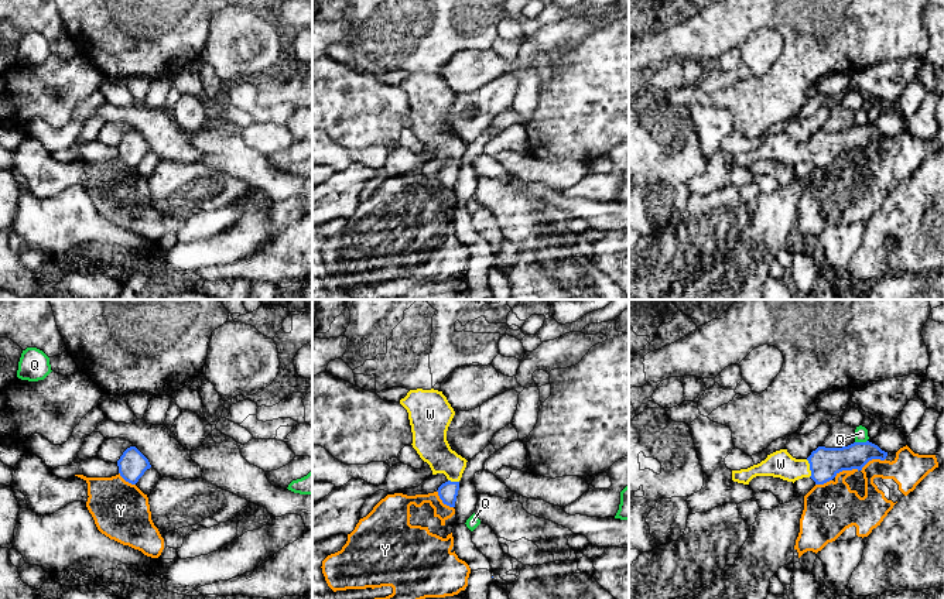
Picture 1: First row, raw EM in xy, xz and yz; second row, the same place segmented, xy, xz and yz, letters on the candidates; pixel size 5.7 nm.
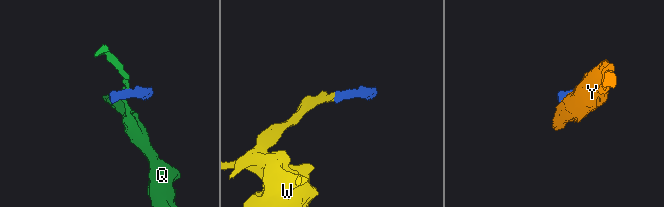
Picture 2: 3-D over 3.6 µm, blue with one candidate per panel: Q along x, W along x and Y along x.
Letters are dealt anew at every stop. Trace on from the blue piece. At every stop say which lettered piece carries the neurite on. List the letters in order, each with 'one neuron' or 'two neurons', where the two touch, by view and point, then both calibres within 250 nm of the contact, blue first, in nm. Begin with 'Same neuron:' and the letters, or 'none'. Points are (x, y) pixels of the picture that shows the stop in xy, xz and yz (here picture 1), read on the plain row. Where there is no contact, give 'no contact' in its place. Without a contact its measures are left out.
Same neuron: W
Q: two neurons | yz (861, 126) | 180/80 nm
W: one neuron | yz (810, 151) | 180/160 nm
Y: two neurons | yz (872, 141) | 160/200 nm

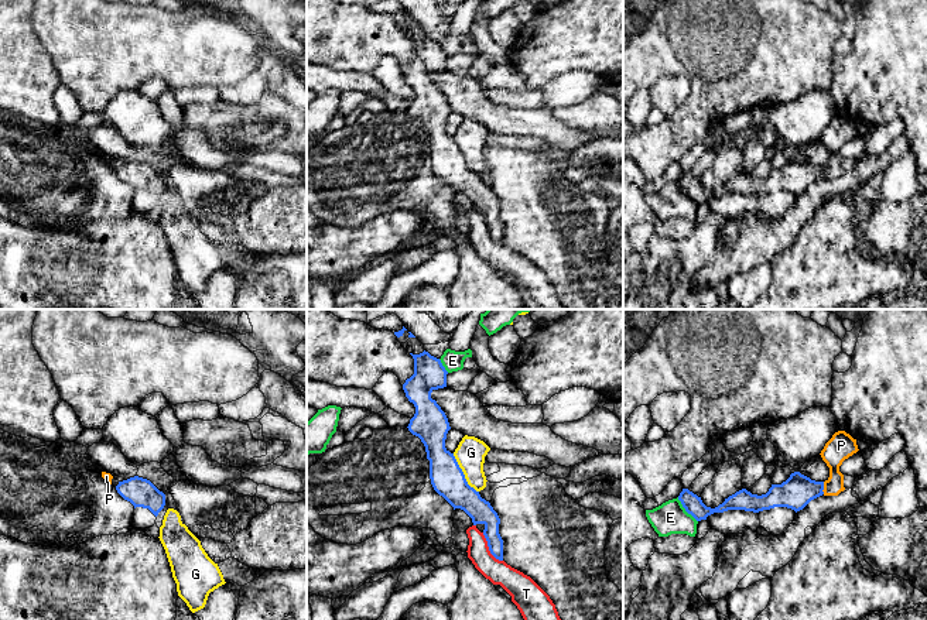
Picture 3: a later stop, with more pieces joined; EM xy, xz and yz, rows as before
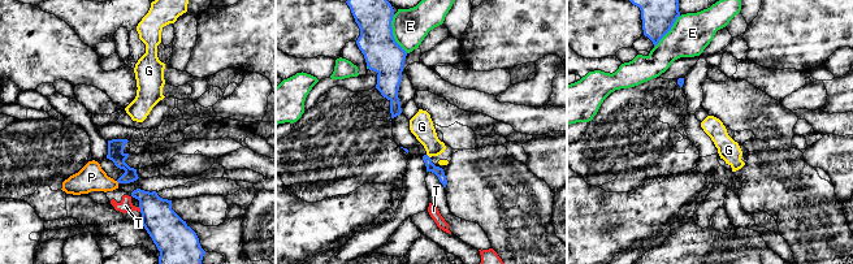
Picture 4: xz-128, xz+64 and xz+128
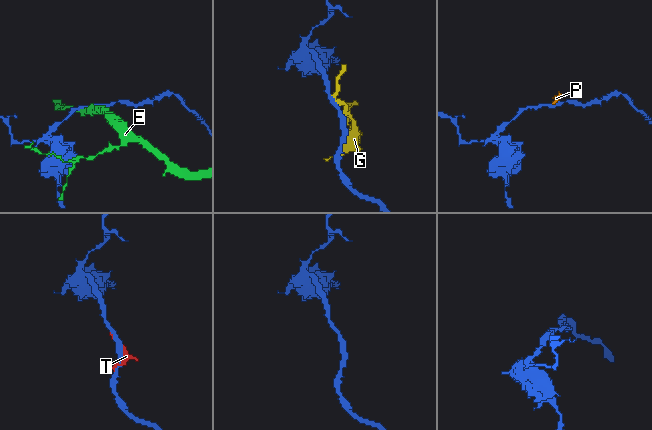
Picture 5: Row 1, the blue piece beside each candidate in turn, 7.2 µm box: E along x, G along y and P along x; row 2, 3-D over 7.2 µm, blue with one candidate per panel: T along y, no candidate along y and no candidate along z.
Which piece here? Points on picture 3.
Same neuron: none
E: two neurons | yz (686, 194) | 110/180 nm
G: two neurons | xz (462, 157) | 190/170 nm
P: two neurons | yz (823, 171) | 180/150 nm
T: two neurons | xz (489, 232) | 140/140 nm

